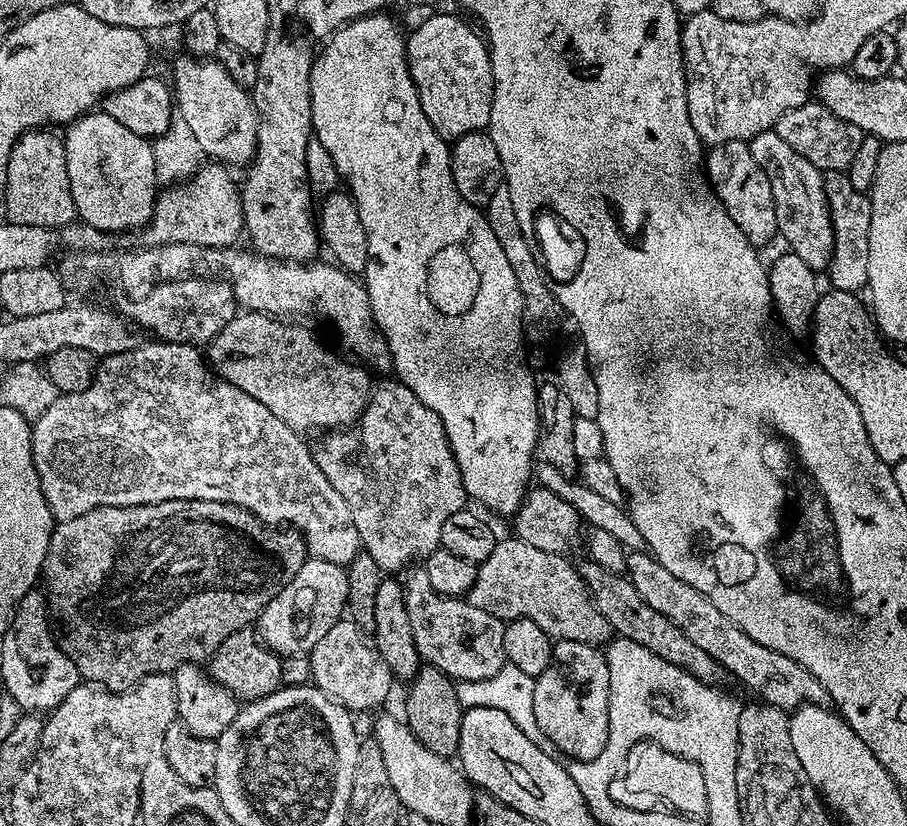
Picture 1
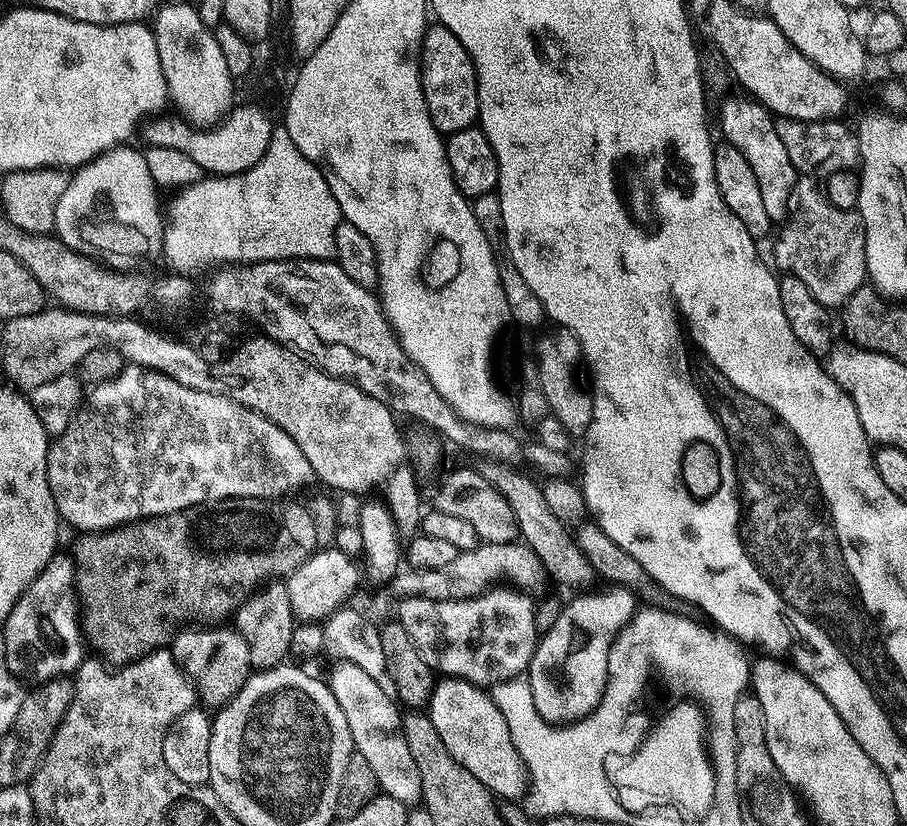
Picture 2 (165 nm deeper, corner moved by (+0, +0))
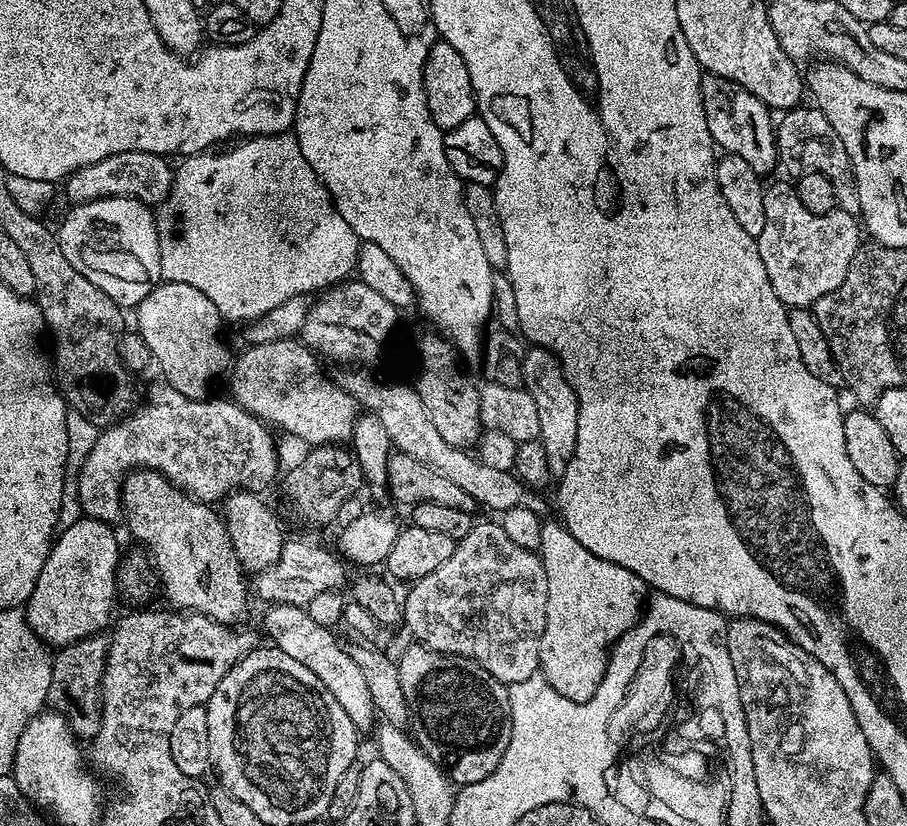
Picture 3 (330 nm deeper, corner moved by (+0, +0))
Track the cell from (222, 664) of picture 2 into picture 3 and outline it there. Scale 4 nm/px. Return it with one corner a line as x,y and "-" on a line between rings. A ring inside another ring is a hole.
133,470
127,473
127,476
122,482
122,512
126,517
128,515
128,528
132,531
132,536
140,545
146,549
147,555
150,557
151,563
154,565
155,571
158,573
159,583
162,585
162,592
164,588
164,596
169,600
171,607
176,610
183,610
185,612
200,612
203,616
209,616
211,620
216,620
220,624
229,626
240,626
245,623
244,619
248,616
248,592
250,596
250,588
244,585
246,573
244,567
240,565
238,554
232,545
232,539
228,533
228,525
224,523
221,513
216,512
211,503
203,500
195,500
193,496
189,496
187,492
182,491
181,488
171,484
161,472
154,472
151,470

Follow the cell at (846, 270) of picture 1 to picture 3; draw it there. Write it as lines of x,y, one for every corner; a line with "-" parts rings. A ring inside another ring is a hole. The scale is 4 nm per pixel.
776,180
764,189
764,205
766,206
766,226
762,226
762,234
756,237
758,254
762,254
762,266
766,266
766,275
770,277
770,286
774,286
774,294
788,308
812,308
818,298
838,290
850,270
850,262
854,262
854,254
862,247
862,224
851,212
833,210
826,214
814,214
802,204
797,192
797,185
784,180

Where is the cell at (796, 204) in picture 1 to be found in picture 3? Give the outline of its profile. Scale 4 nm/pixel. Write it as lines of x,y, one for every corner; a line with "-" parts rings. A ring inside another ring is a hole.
711,74
701,75
700,93
702,106
706,110
706,126
712,135
713,145
738,158
746,158
750,170
757,172
761,178
767,177
767,172
778,164
774,116
768,105
733,80

